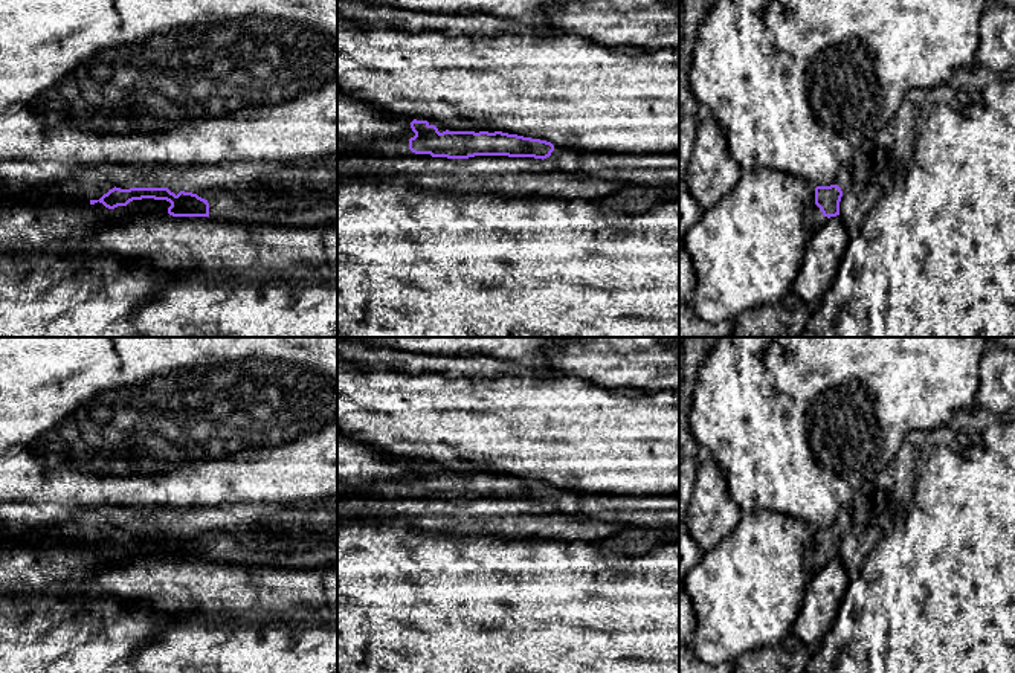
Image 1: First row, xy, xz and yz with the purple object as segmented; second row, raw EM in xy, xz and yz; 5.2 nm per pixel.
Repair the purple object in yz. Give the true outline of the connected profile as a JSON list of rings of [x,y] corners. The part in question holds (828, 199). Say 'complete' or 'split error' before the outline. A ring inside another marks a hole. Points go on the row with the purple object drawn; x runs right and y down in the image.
split error; [[[849,162],[838,169],[835,185],[815,188],[815,208],[812,226],[814,232],[820,230],[830,217],[839,215],[839,201],[843,192],[852,188],[853,175]]]

